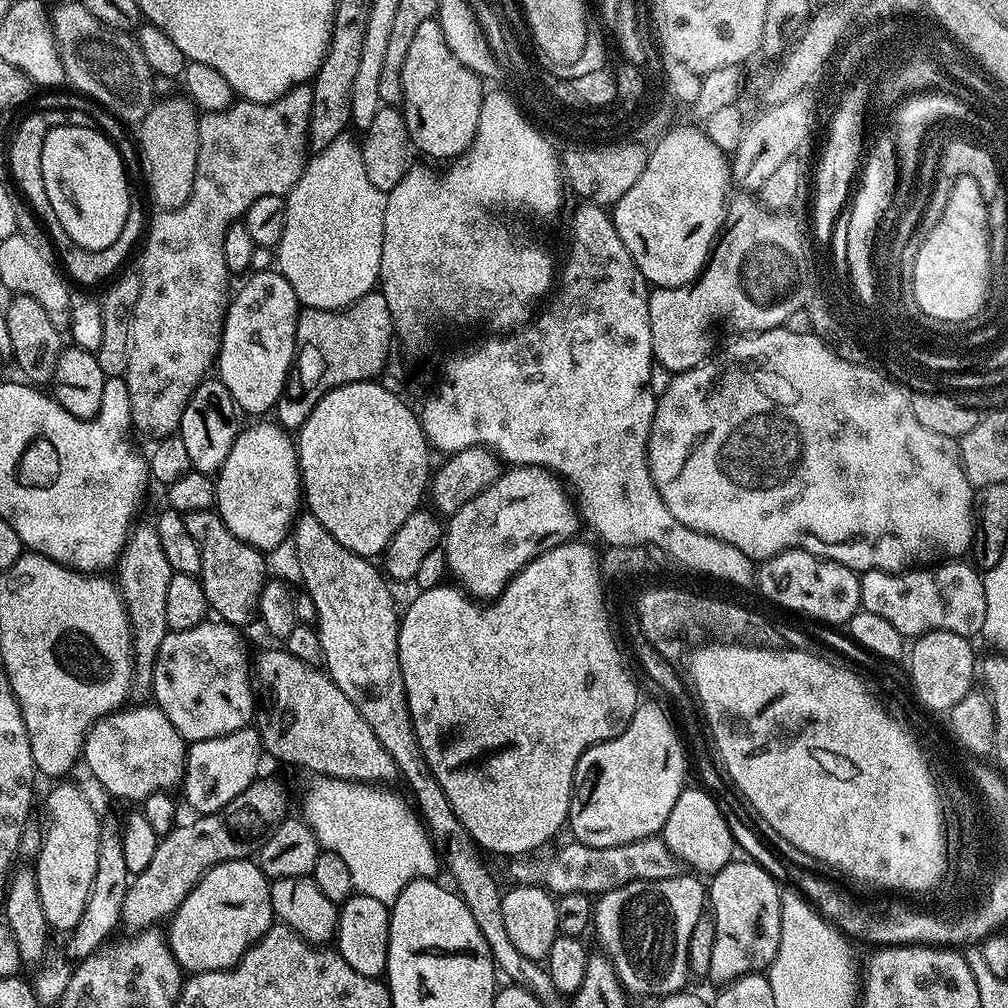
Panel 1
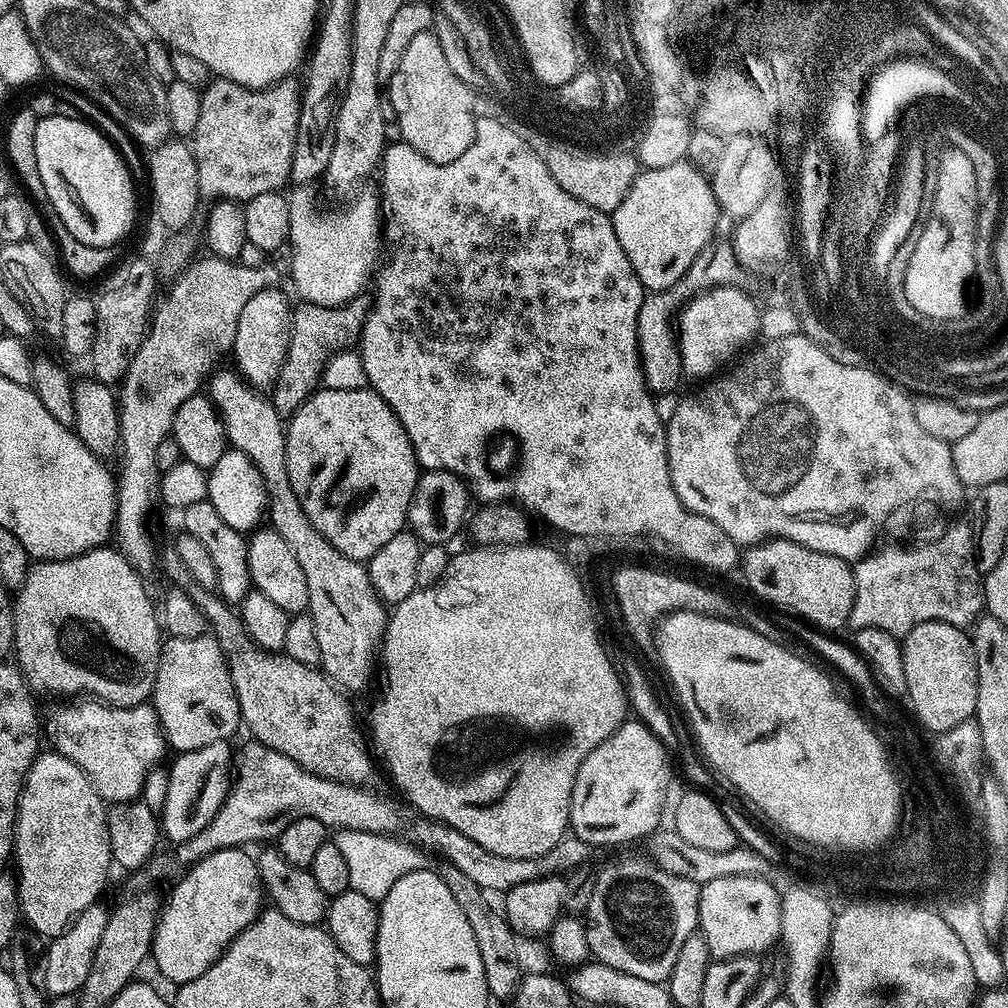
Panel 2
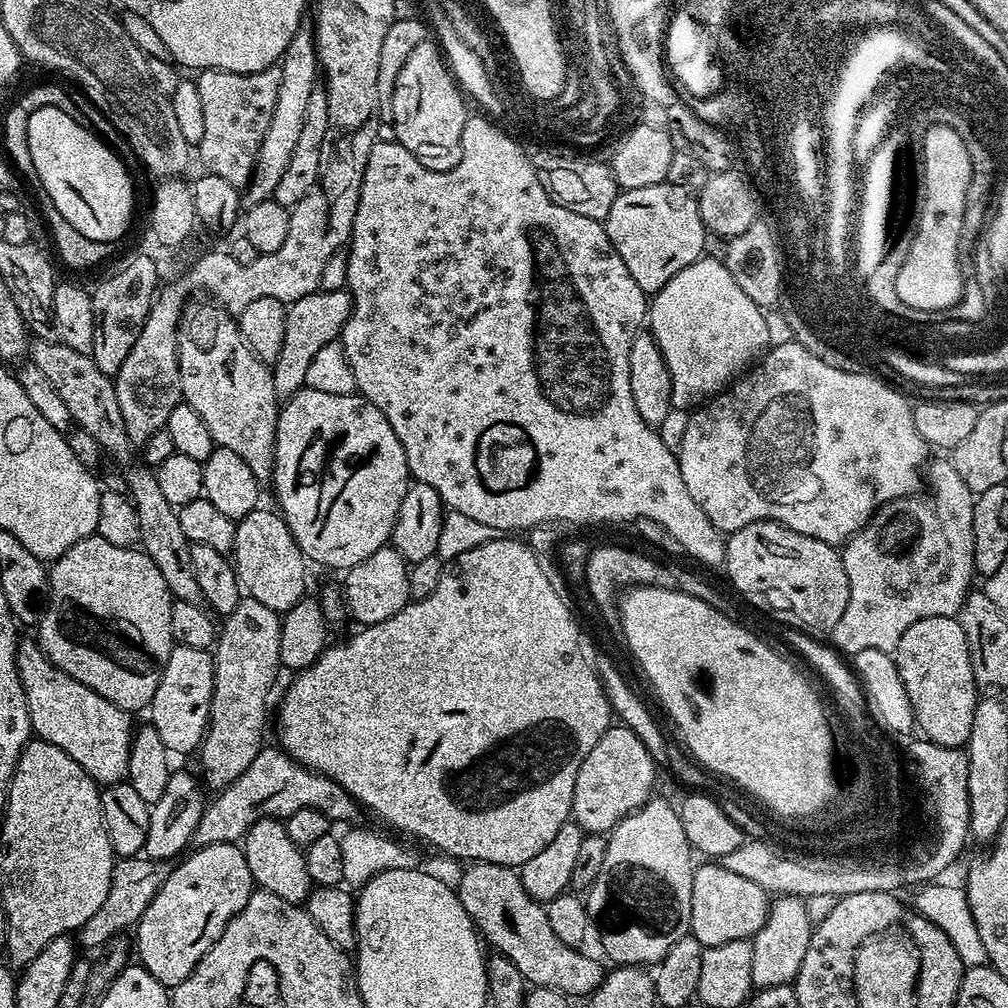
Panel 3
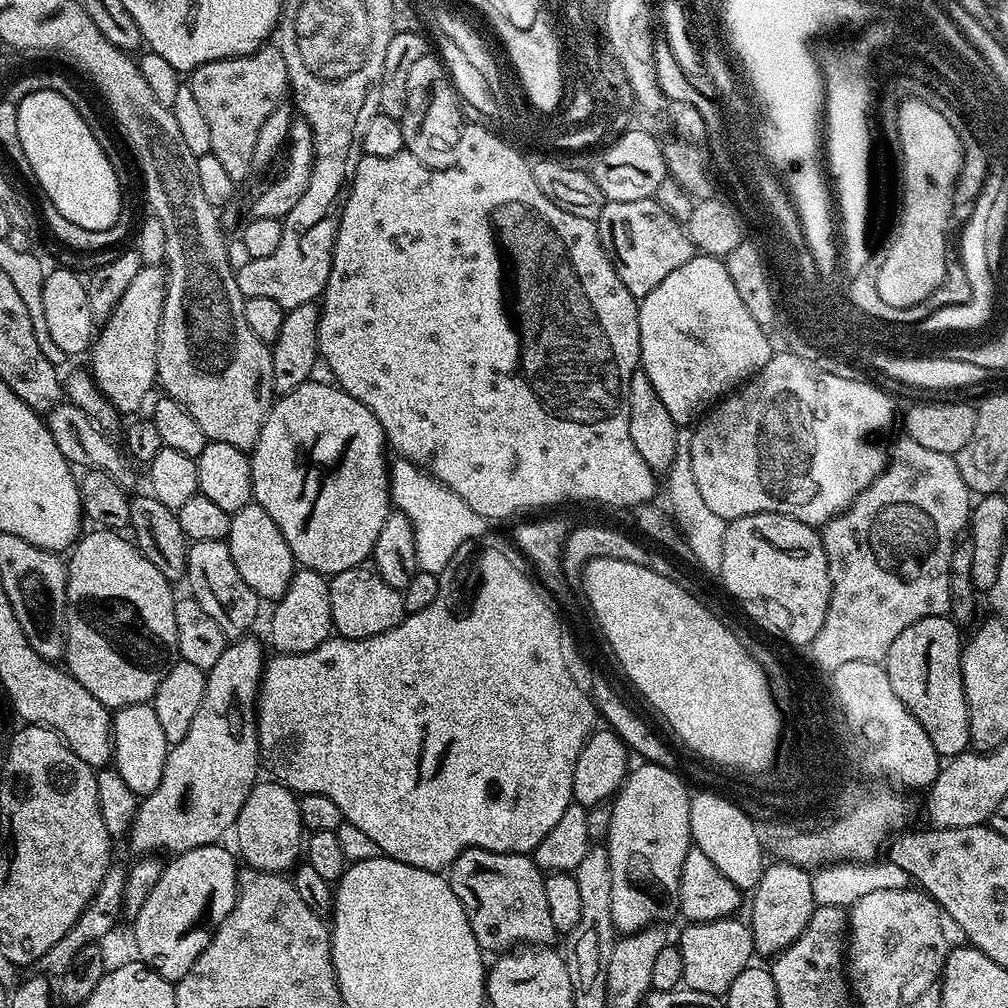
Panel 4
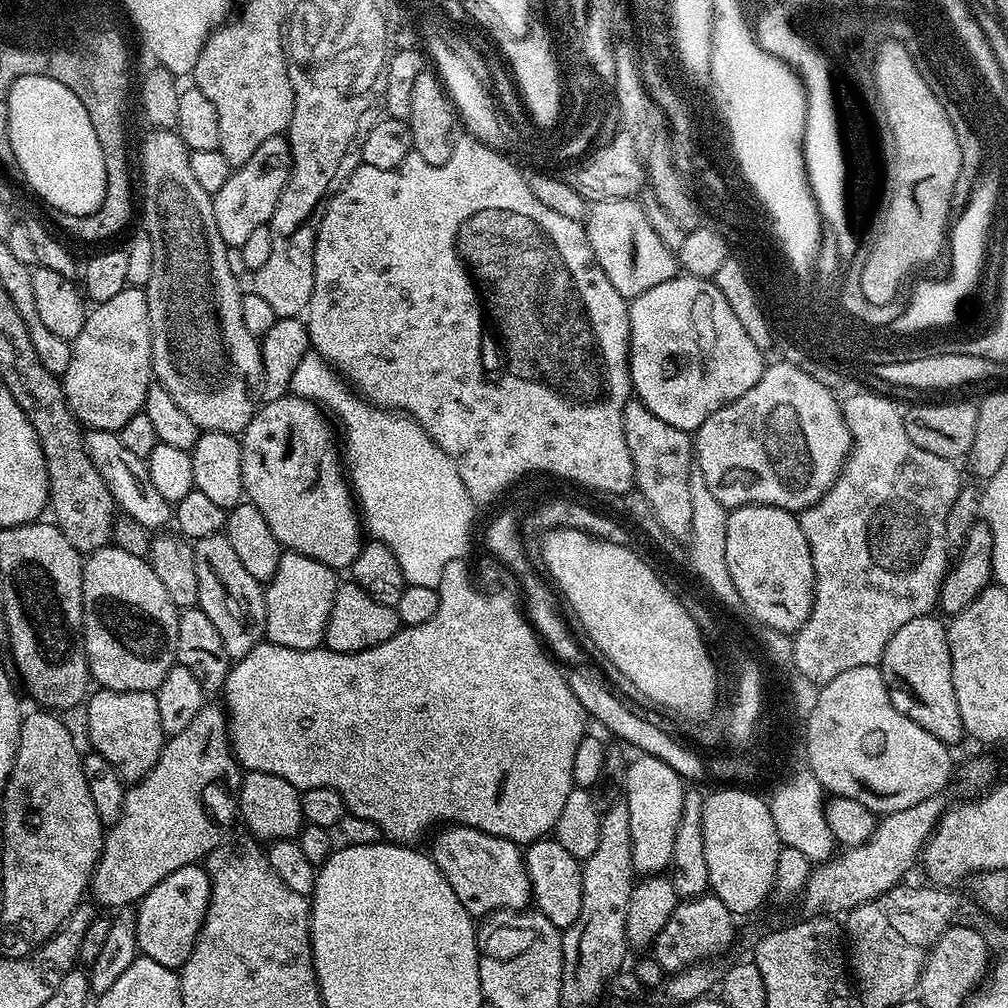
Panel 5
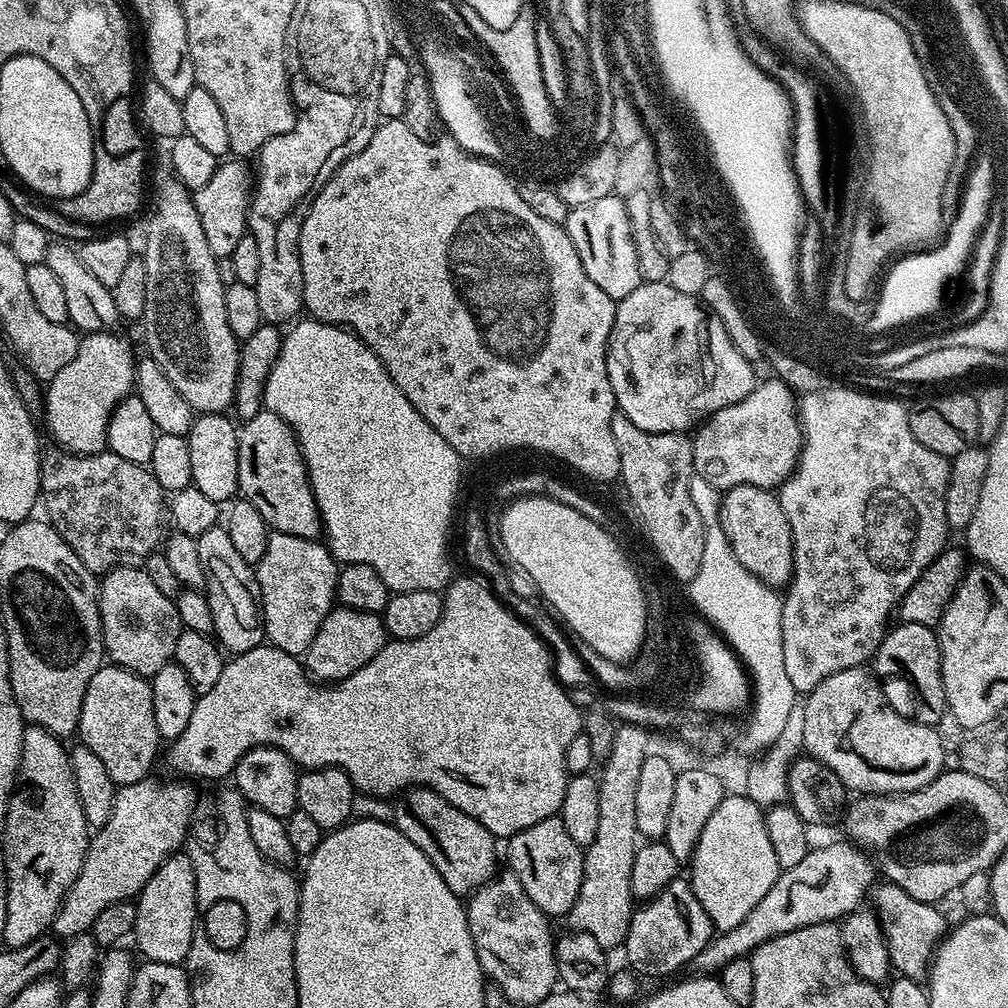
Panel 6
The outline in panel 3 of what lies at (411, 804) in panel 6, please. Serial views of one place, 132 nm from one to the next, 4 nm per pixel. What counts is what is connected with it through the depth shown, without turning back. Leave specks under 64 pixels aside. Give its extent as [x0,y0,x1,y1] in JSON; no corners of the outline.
[455,862,606,998]

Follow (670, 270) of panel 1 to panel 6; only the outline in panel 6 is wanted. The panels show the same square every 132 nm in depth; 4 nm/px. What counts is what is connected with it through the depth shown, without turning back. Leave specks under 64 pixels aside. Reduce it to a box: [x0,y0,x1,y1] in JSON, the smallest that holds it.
[563,194,640,300]

